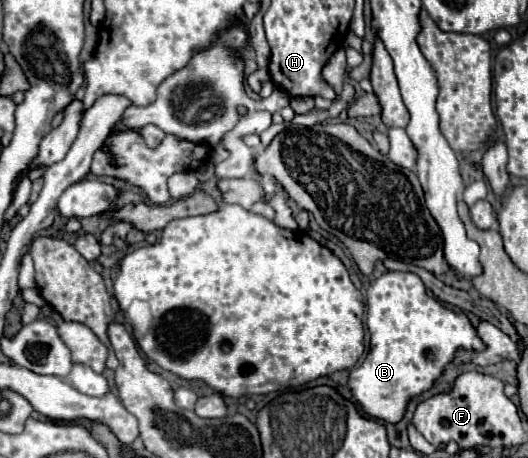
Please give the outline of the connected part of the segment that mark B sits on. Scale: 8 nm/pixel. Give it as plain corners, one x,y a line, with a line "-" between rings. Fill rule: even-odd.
388,271
388,273
380,275
380,277
368,287
368,291
366,291
366,325
368,325
368,331
370,331
370,351
368,351
368,355
366,355
366,358
362,361
362,365
359,365
358,368
349,369
348,389
350,389
352,397
360,403
360,407
362,407
362,411
364,411
366,415
370,415
370,417
374,417
374,419
378,419
378,421
384,421
384,423
392,423
392,425
396,425
396,423
402,421
408,403
410,403
416,395
426,393
426,391
434,385
434,381
436,381
438,377
442,377
446,365
450,365
450,363
456,359
458,349
470,349
470,351
484,351
484,349
486,349
486,345
484,345
482,339
478,337
478,333
476,333
476,329
472,327
470,319
466,317
466,313
456,313
456,311
452,311
448,305
444,305
442,301
438,301
436,297
428,297
426,287
422,285
420,277
414,275
414,273
394,273
394,271

